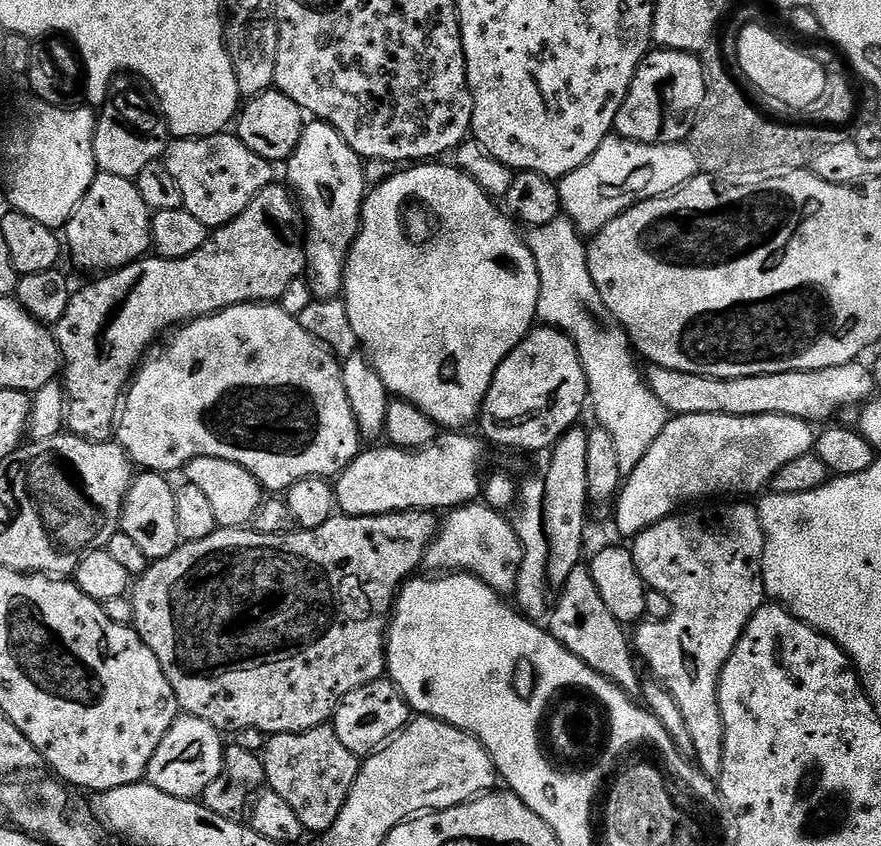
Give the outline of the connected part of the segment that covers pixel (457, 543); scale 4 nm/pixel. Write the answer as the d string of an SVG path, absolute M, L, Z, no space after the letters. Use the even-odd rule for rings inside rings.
M473 502L463 508L453 508L443 517L439 525L436 539L426 550L423 567L429 568L432 574L467 574L477 576L483 584L490 585L501 594L515 593L518 582L518 570L522 566L522 546L518 542L518 534L512 528L511 519L503 511L489 508L483 502Z

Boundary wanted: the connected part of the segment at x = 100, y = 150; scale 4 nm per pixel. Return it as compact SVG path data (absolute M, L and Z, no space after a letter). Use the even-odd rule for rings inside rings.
M113 95L99 109L94 134L94 158L99 171L134 178L146 166L157 163L168 150L170 133L159 111L148 109L140 96Z

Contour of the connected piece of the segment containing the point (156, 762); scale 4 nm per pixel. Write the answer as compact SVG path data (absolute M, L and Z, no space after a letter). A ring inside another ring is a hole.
M181 714L176 717L166 738L154 750L146 777L147 783L158 786L165 794L174 794L174 798L195 800L203 797L204 792L222 774L226 755L225 737L215 728L197 716Z

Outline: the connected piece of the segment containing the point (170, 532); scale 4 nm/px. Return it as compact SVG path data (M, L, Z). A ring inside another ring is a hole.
M141 471L135 477L124 499L124 512L120 516L120 531L142 550L145 561L155 562L174 554L182 541L178 534L178 518L174 514L176 488L167 475L159 472Z

